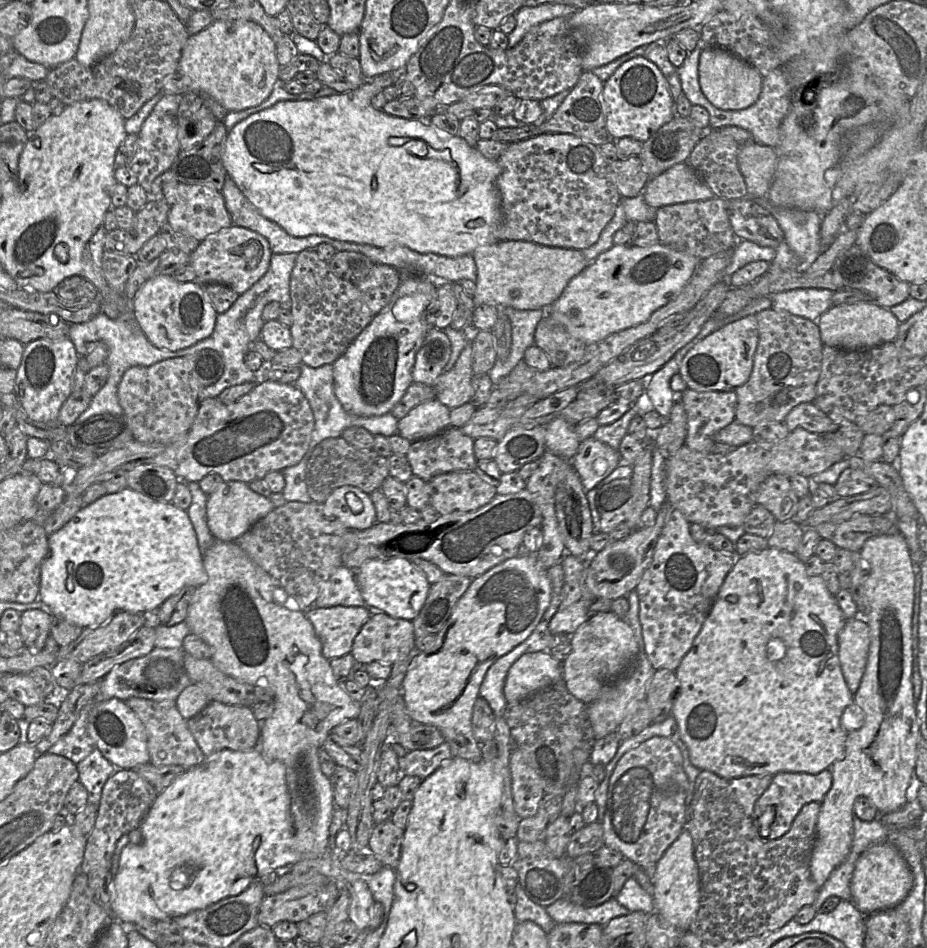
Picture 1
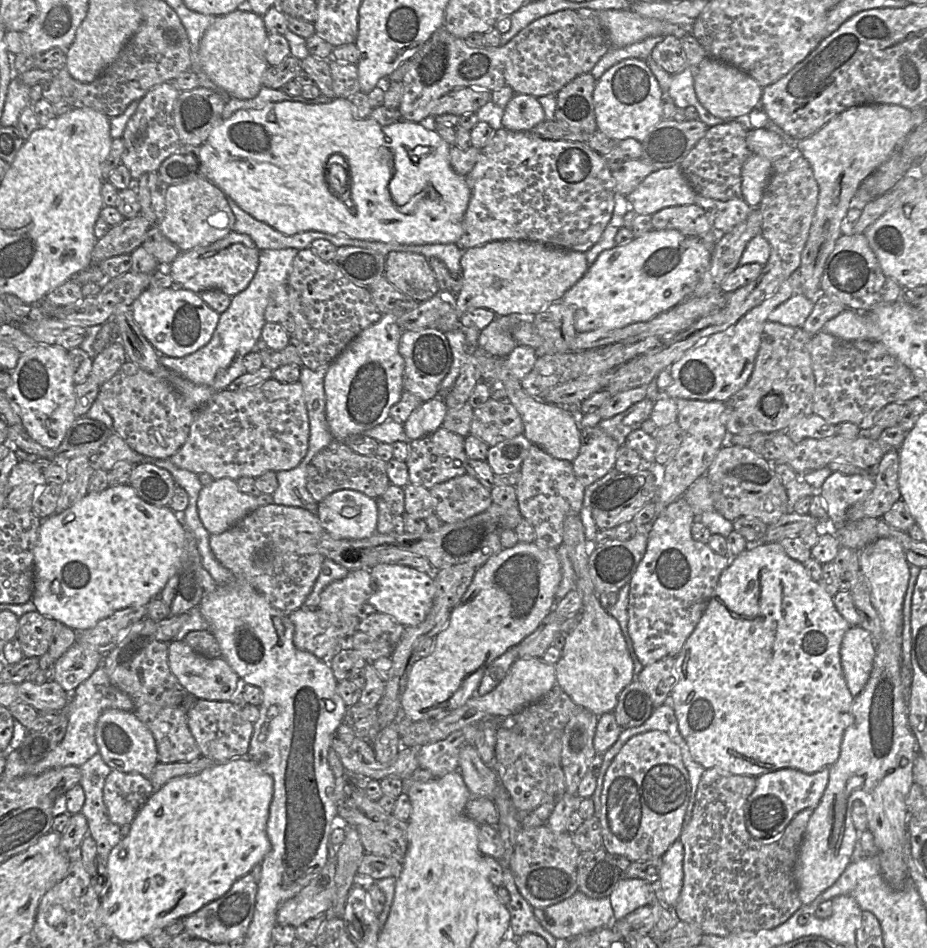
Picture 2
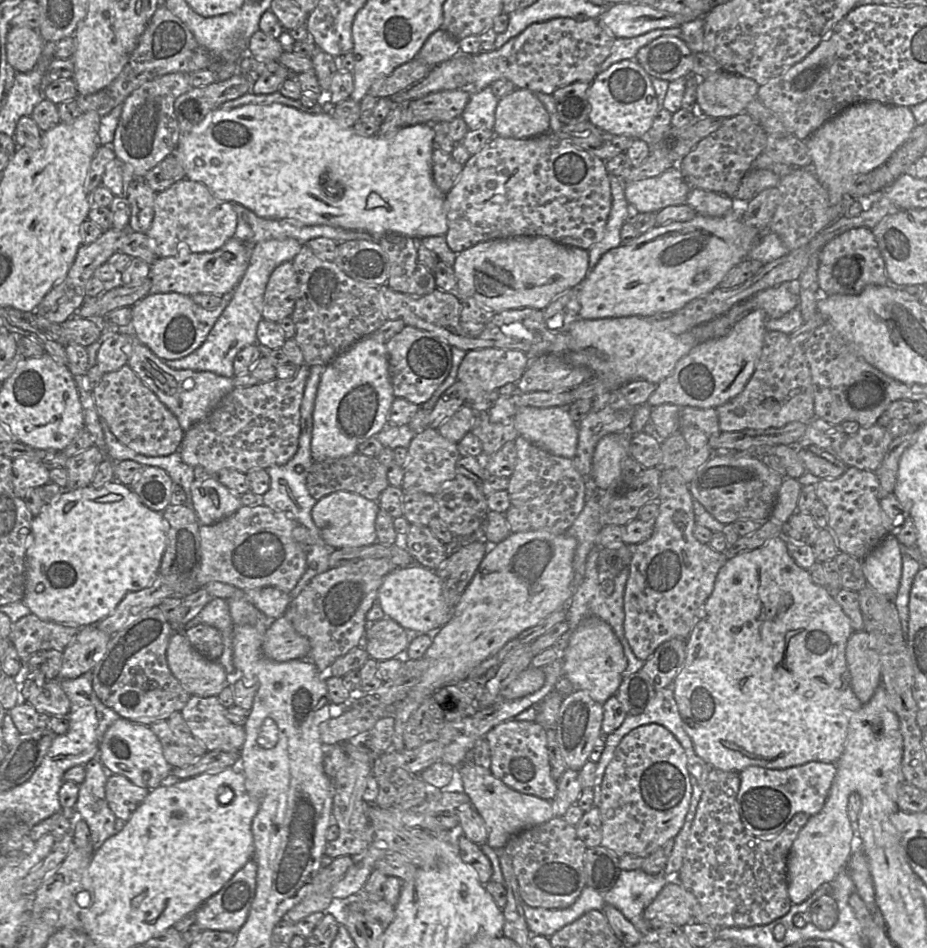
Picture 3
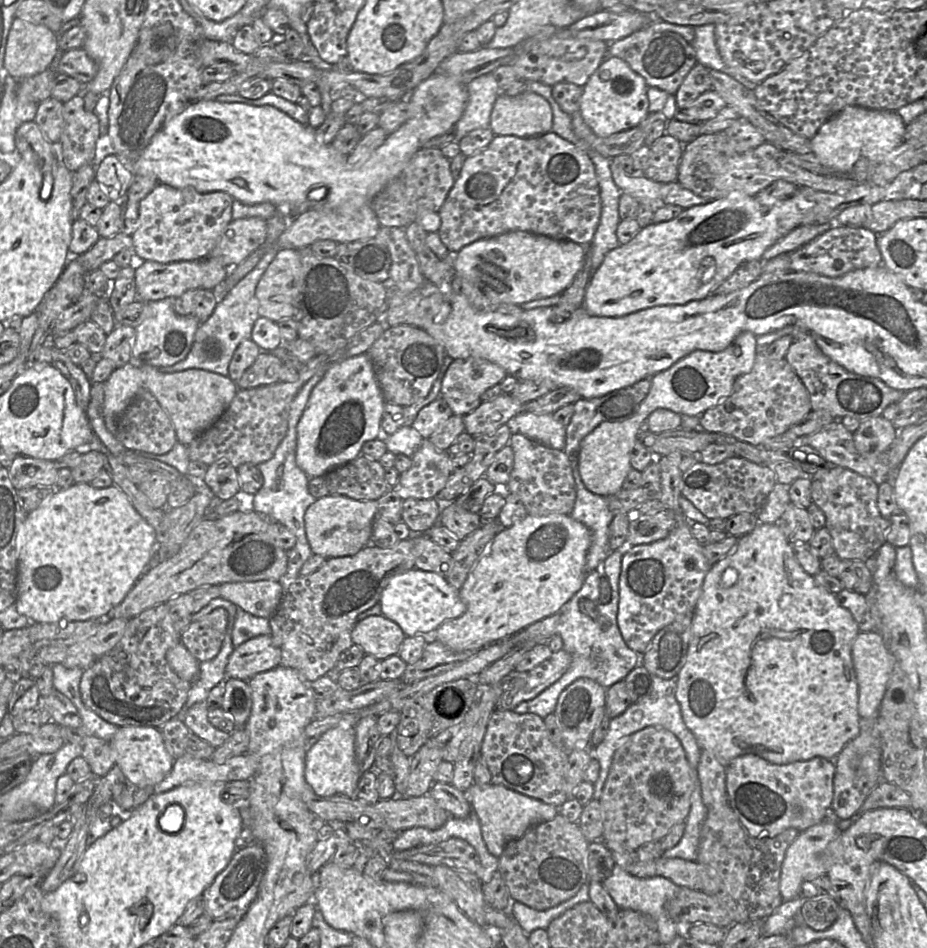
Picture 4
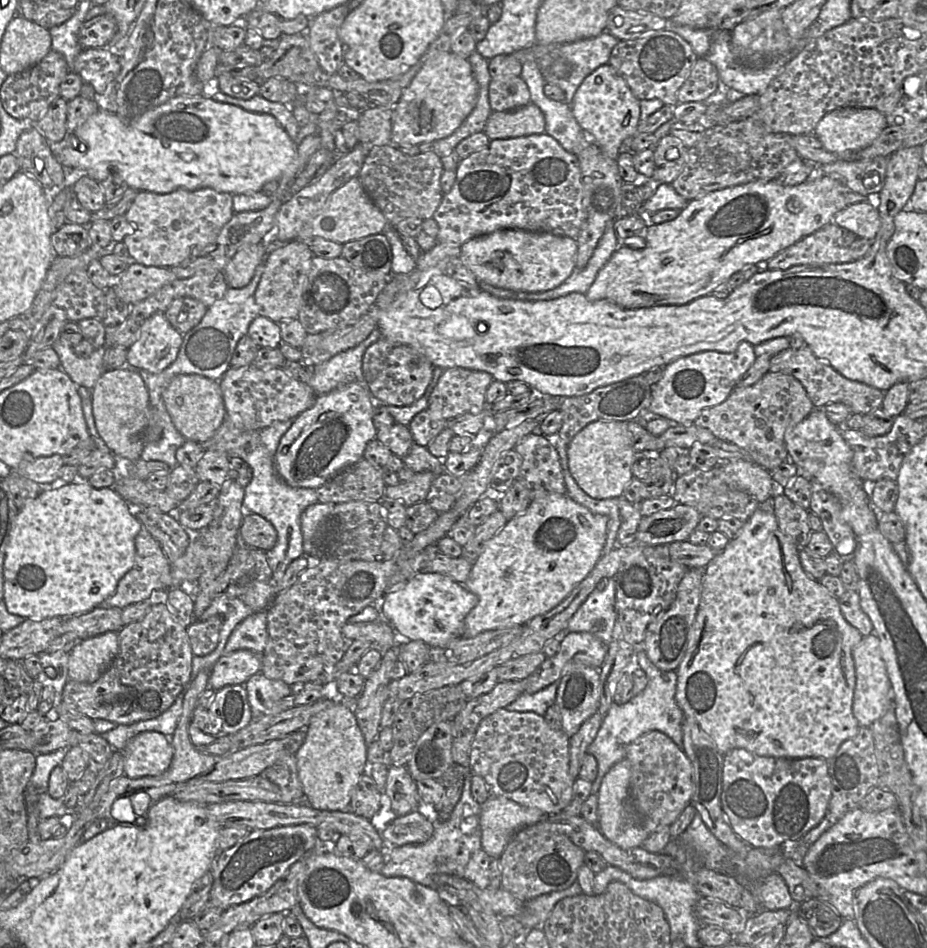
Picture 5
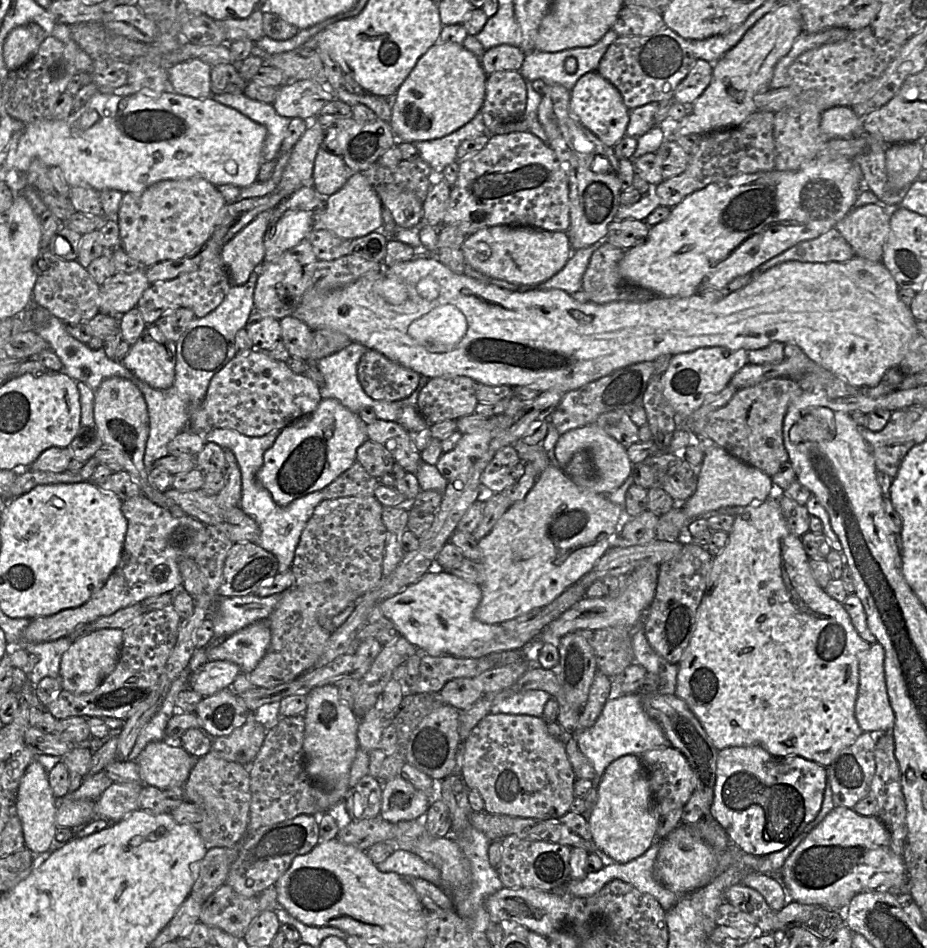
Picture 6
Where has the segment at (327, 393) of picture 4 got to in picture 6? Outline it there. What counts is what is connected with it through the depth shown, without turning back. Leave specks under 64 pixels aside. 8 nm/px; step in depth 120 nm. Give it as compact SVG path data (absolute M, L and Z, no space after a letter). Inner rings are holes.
M322 399L311 414L283 428L263 455L258 482L281 507L307 494L321 491L356 462L356 452L368 438L366 424L338 400Z

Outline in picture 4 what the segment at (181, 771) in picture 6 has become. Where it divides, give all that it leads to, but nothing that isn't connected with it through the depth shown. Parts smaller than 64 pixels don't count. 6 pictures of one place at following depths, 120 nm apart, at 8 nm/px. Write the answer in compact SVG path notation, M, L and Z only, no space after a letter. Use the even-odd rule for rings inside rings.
M123 726L110 740L115 753L115 763L124 777L137 788L152 787L160 783L172 770L174 758L166 749L164 739L157 727Z

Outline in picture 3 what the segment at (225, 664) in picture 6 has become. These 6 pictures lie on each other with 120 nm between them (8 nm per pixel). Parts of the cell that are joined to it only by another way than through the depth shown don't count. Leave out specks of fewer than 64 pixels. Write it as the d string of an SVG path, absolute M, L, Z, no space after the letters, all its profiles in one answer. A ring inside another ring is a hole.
M283 615L272 620L262 642L264 655L273 661L286 662L304 659L310 650L309 640L298 634L292 623Z

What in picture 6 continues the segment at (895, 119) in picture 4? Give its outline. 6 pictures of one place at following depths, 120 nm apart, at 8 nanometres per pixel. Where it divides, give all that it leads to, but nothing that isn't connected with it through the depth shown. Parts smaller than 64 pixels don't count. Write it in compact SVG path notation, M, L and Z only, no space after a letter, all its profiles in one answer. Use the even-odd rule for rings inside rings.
M836 106L822 112L820 129L828 139L849 138L862 132L862 123L851 107Z

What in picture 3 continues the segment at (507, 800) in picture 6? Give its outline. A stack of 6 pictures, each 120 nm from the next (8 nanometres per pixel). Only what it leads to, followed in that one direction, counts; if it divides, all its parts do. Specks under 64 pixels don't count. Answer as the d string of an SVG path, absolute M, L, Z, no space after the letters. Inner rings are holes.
M504 721L485 736L490 746L491 773L508 787L545 800L553 800L558 782L551 775L546 730L535 721Z

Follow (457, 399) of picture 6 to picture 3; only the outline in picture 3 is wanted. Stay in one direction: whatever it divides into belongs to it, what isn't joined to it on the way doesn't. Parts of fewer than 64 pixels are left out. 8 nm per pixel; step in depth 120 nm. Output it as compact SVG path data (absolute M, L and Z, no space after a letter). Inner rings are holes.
M481 348L467 351L457 373L457 381L464 385L465 404L472 404L485 394L508 383L517 383L530 363L528 355L519 350Z

